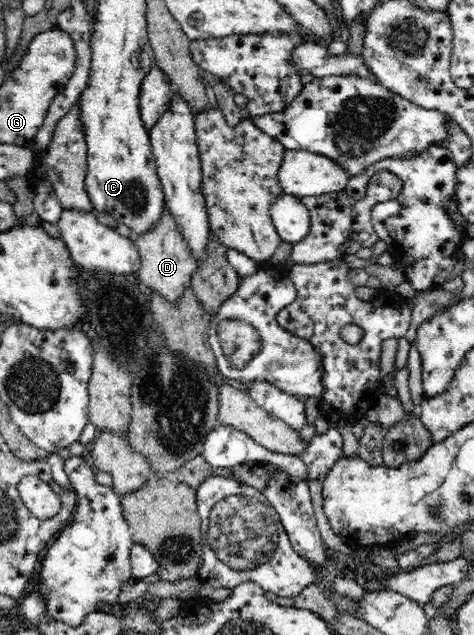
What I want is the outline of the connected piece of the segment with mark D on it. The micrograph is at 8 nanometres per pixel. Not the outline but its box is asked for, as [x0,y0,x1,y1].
[134,209,199,308]

